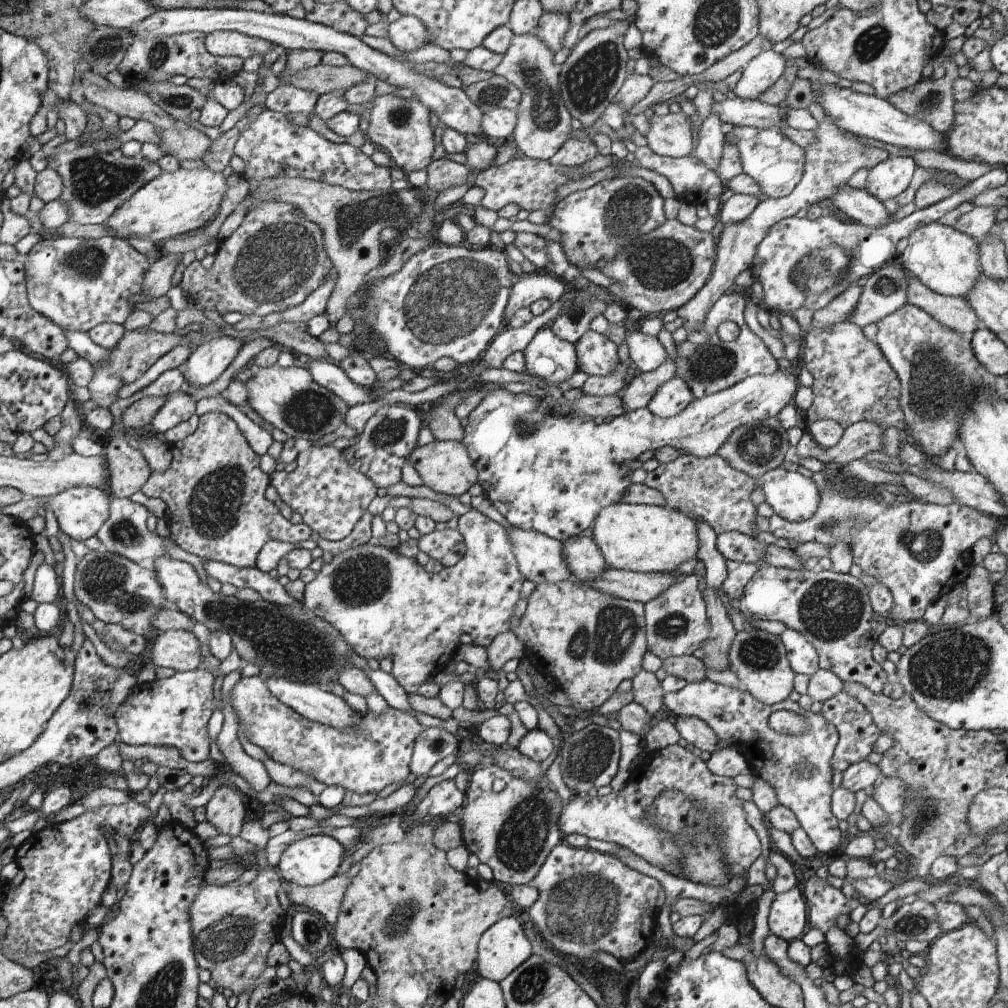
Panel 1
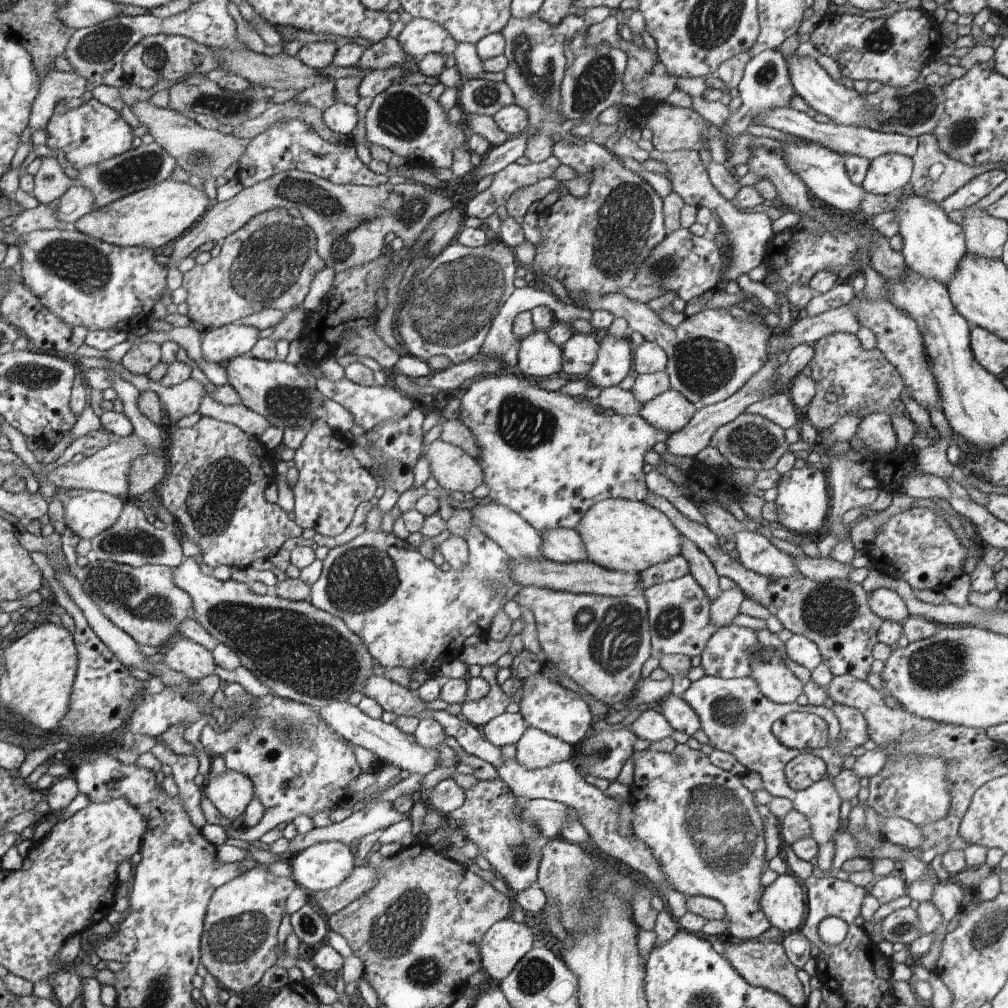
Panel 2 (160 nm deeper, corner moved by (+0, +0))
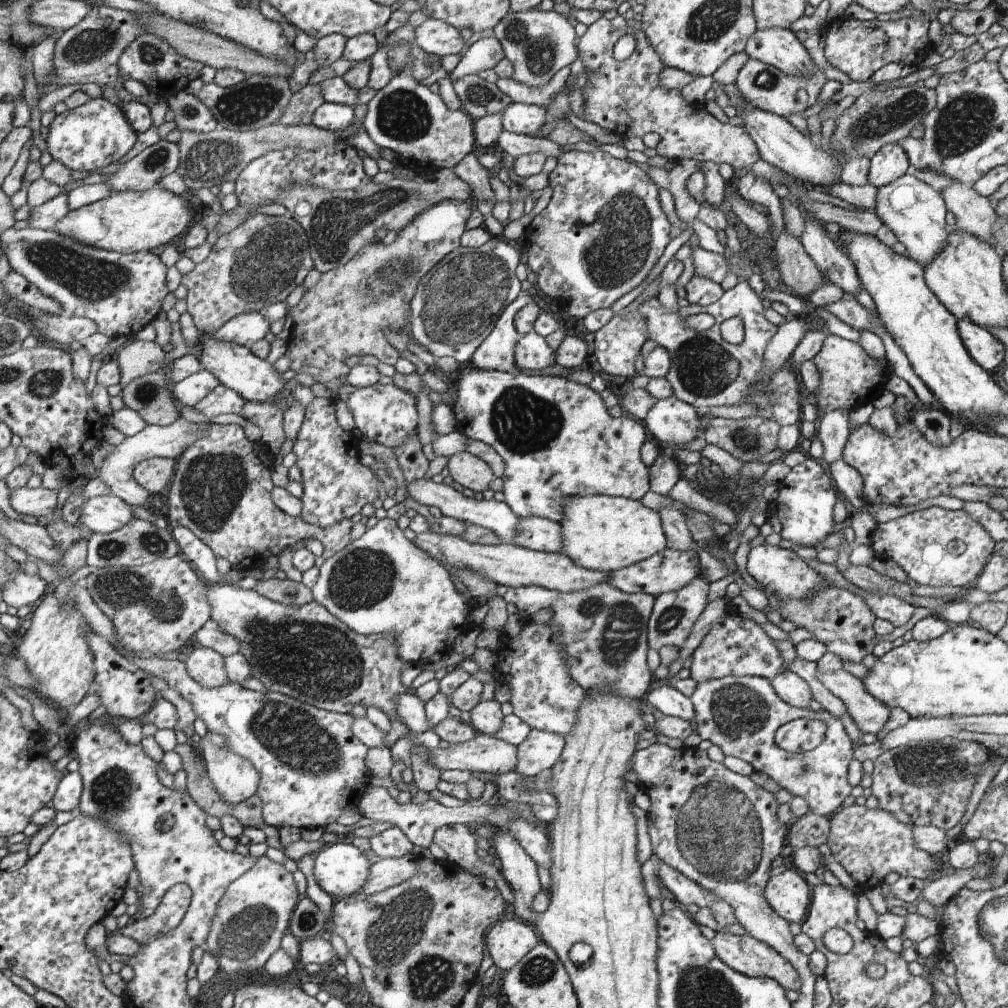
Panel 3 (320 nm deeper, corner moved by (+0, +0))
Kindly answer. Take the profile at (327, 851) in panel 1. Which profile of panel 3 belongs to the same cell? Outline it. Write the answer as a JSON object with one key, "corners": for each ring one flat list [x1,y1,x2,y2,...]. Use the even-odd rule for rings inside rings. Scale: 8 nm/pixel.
{"corners":[[348,840,317,854,313,873,320,888,338,901,356,896,365,888,371,866,368,856]]}

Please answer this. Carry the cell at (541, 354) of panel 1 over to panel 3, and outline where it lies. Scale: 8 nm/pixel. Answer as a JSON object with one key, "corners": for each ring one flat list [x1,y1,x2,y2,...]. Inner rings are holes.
{"corners":[[532,330,520,337,515,346,515,363,520,370,539,374,555,362,555,352,548,346,547,339]]}

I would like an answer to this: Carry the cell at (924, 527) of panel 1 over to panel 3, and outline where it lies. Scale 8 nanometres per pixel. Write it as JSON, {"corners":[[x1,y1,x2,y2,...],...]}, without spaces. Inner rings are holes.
{"corners":[[933,505,916,510,904,516,879,523,871,538,871,547,875,556,882,560,893,560,914,582,924,586,972,586,974,580,983,571,984,565,994,554,995,544,986,529,964,509,947,510]]}

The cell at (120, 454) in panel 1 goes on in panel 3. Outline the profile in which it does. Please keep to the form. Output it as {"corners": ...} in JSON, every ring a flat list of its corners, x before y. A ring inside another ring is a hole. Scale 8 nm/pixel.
{"corners":[[152,457,136,465,133,477,152,495,166,492,174,478,174,464,174,459,168,457]]}

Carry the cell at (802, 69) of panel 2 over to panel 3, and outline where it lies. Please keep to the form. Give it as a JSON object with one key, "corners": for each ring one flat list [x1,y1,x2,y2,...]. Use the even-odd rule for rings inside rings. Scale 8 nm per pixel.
{"corners":[[756,29,746,43,745,53,750,59,775,66,789,75,818,72,806,48,790,29]]}

